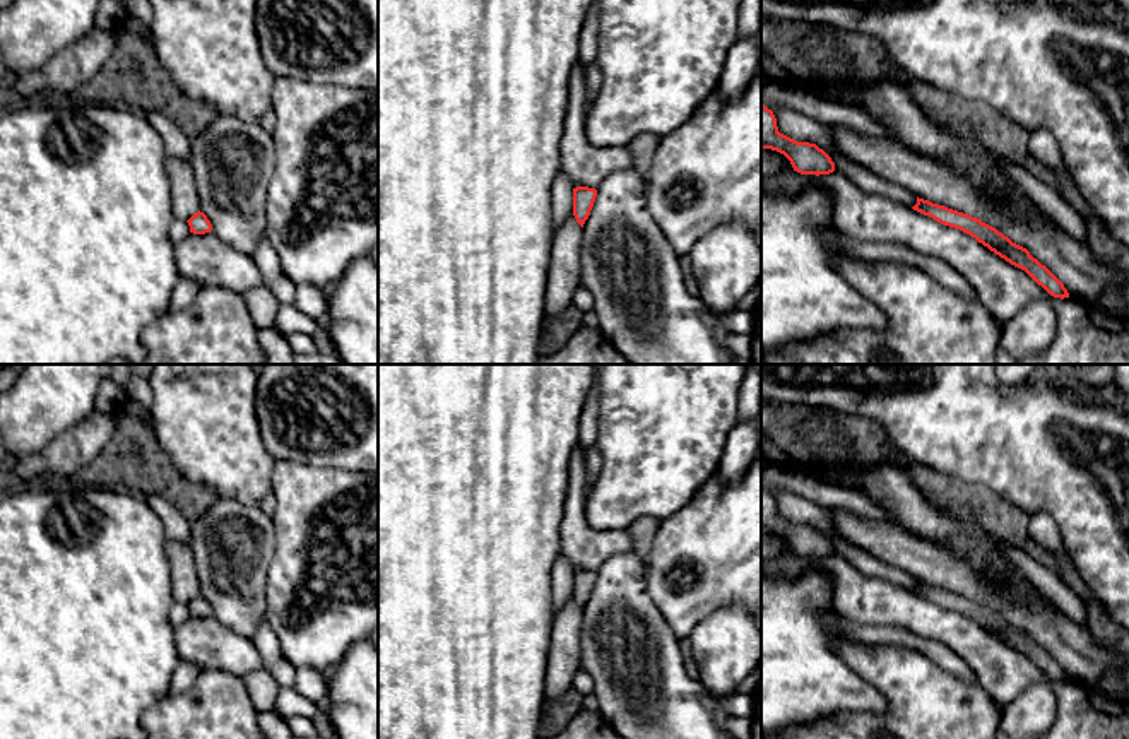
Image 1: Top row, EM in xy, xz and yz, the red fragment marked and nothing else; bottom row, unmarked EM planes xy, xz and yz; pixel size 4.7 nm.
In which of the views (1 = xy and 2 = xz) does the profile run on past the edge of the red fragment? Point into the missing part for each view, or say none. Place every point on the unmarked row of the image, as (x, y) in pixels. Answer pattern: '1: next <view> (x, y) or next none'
1: next none
2: next none

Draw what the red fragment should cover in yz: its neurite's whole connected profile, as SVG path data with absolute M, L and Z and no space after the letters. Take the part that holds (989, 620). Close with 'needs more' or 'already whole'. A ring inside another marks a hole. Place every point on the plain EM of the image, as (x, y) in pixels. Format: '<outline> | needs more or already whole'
M919 582L912 590L913 594L932 600L934 604L960 612L978 626L987 630L990 635L1009 645L1011 648L1025 653L1038 669L1042 669L1054 681L1069 681L1064 667L1037 641L1030 638L1030 635L1016 626L1013 626L1008 619L999 616L996 611L982 606L977 600L968 597L948 592L944 588L932 587L929 583Z | already whole

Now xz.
M588 570L573 571L573 599L582 611L590 599L595 580L597 580L595 571Z | already whole

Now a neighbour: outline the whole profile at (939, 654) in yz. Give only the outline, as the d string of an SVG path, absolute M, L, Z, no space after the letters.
M838 618L831 631L848 641L867 645L900 645L919 650L943 671L965 683L978 683L973 671L944 643L919 636L905 626L896 624L862 624L848 618Z

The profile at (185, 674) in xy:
M180 659L169 684L169 695L181 695L198 677L200 669L188 660Z

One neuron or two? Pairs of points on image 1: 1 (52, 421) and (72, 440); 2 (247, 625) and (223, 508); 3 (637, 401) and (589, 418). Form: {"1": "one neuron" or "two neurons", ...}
{"1": "two neurons", "2": "one neuron", "3": "two neurons"}

